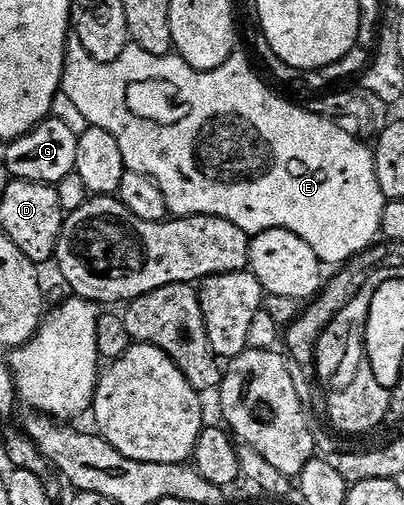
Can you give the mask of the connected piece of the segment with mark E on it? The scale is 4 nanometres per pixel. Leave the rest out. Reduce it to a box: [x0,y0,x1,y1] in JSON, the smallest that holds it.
[60,38,385,265]

